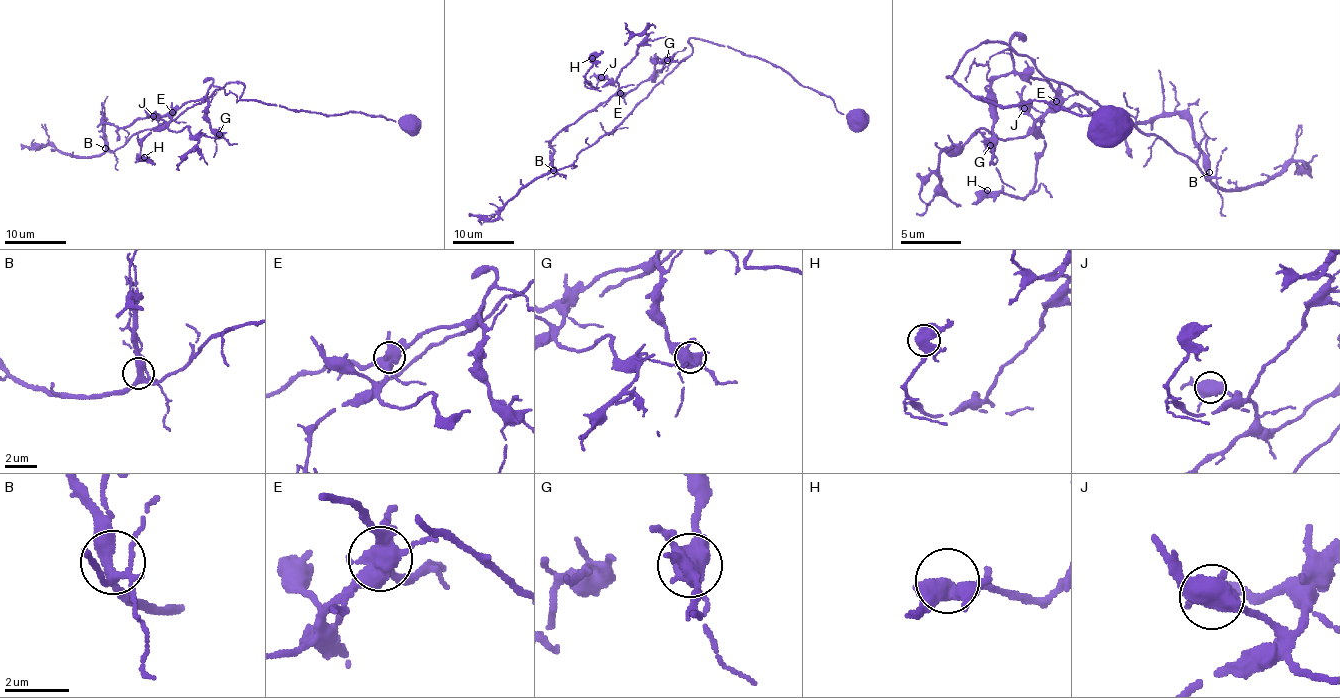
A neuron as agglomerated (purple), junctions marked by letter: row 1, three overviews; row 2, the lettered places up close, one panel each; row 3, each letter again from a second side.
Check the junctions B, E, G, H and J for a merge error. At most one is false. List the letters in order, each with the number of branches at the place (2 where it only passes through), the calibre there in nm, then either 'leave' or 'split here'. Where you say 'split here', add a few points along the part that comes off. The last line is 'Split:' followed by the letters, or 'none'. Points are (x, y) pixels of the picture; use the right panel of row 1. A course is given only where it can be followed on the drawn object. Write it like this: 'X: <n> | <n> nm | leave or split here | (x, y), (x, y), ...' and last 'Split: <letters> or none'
B: 5 | 360 nm | leave
E: 5 | 550 nm | leave
G: 5 | 500 nm | leave
H: 4 | 480 nm | leave
J: 3 | 550 nm | leave
Split: none

